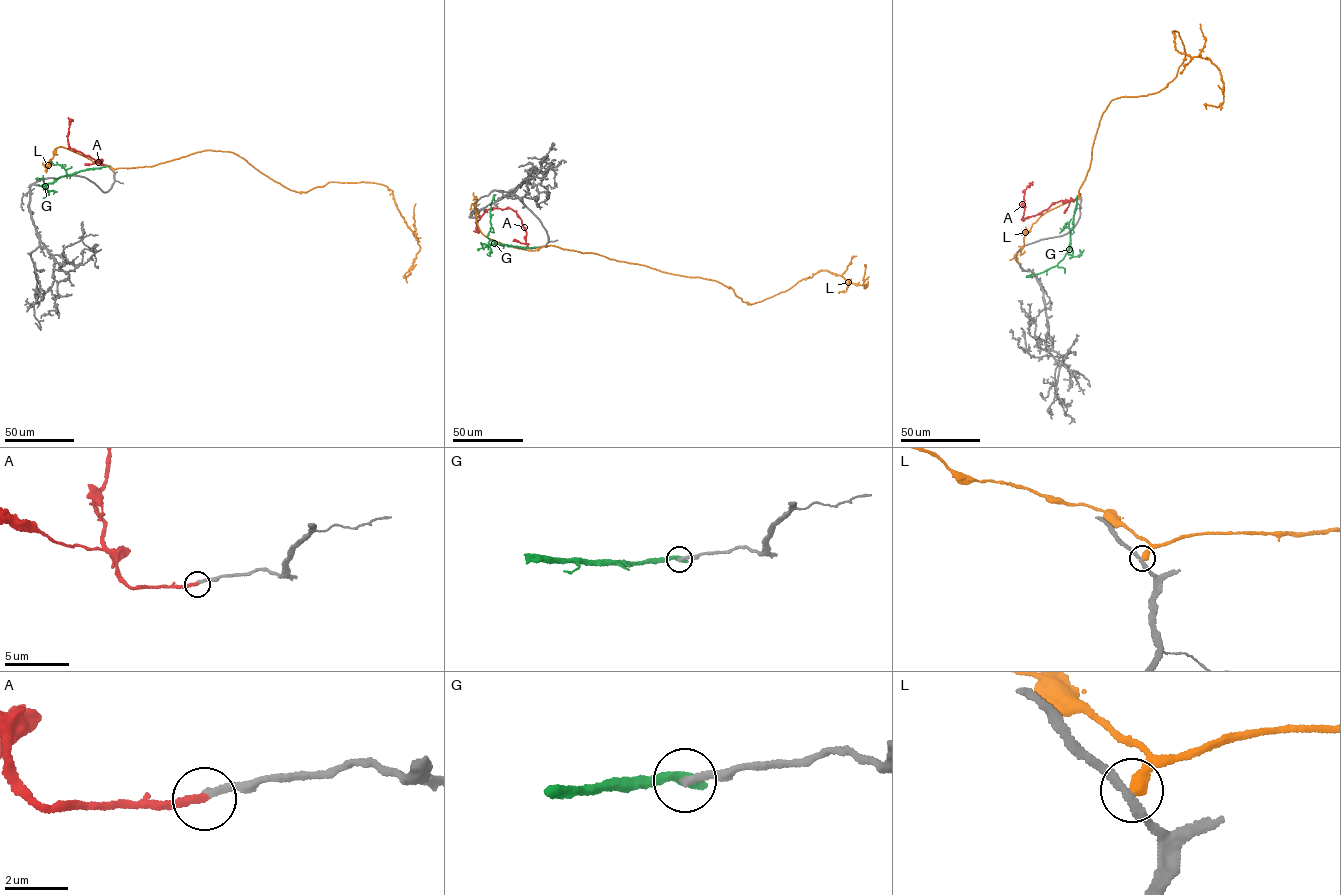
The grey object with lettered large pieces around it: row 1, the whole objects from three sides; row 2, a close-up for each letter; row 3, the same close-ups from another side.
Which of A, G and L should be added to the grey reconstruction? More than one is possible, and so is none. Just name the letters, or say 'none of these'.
A

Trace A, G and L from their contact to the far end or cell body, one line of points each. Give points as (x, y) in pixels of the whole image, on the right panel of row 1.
A: (1077, 196), (1057, 202), (1022, 220), (1024, 190), (1029, 183)
G: (1077, 196), (1070, 242), (1063, 258), (1042, 272), (1026, 275)
L: (1079, 198), (1113, 99), (1176, 77), (1185, 54), (1173, 30), (1176, 50), (1219, 69), (1223, 102), (1206, 109)

